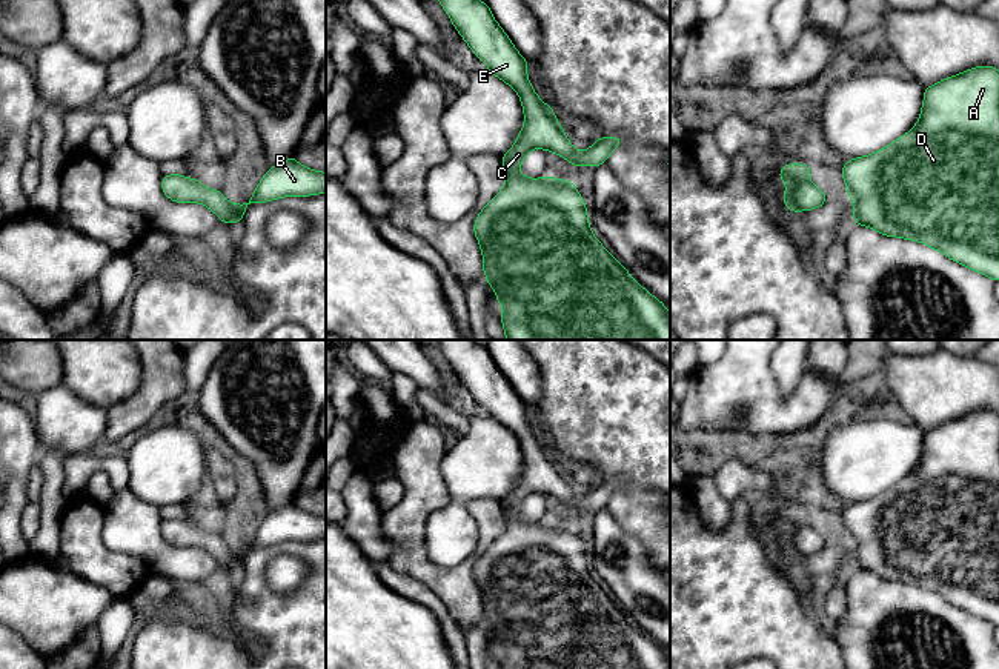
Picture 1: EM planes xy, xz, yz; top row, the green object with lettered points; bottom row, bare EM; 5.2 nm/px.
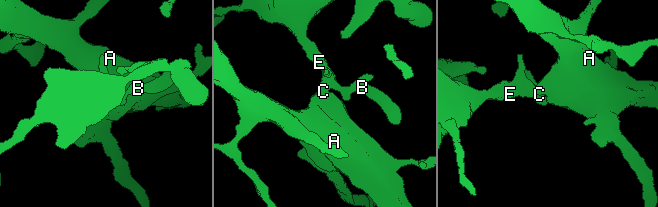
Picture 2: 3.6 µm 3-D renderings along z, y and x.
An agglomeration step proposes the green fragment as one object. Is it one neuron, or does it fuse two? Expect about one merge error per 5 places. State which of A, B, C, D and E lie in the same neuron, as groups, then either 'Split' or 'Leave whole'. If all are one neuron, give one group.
Groups: A C D E / B. Split

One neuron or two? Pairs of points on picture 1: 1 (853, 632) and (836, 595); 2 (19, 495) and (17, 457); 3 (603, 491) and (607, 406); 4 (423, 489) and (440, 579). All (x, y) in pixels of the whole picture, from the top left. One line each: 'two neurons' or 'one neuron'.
1: two neurons
2: one neuron
3: one neuron
4: one neuron

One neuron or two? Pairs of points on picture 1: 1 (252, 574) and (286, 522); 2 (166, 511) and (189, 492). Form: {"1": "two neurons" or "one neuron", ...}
{"1": "one neuron", "2": "two neurons"}

